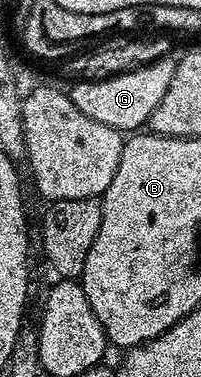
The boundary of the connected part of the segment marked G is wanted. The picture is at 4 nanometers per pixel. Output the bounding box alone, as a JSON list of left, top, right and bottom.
[70,56,176,132]

